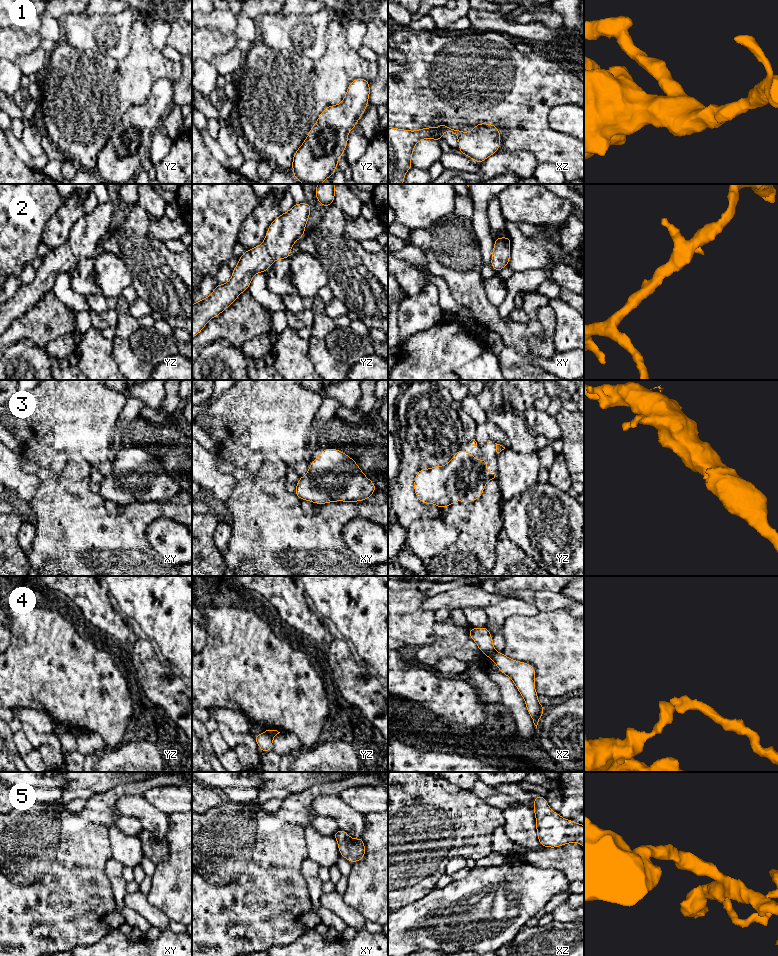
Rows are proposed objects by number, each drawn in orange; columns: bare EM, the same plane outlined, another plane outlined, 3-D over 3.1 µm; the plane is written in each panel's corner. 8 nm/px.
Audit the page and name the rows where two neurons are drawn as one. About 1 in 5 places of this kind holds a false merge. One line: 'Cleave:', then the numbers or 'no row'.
Cleave: 4

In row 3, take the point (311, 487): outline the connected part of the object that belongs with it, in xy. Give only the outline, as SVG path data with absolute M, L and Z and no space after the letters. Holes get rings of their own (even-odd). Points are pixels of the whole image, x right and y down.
M323 449L306 475L296 483L295 495L315 504L360 502L370 498L376 485L358 464L339 449Z

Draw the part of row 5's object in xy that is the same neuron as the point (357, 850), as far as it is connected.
M339 829L332 835L337 843L340 856L346 858L350 863L355 863L362 860L365 857L365 843L362 836L357 839L353 839L347 832Z

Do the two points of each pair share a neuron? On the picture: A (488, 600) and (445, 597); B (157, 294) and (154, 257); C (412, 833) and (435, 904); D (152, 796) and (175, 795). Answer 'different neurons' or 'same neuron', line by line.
A: same neuron
B: same neuron
C: different neurons
D: same neuron

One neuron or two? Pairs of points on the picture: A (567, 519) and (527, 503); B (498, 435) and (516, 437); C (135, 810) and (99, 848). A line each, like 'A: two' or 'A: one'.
A: one
B: two
C: two

